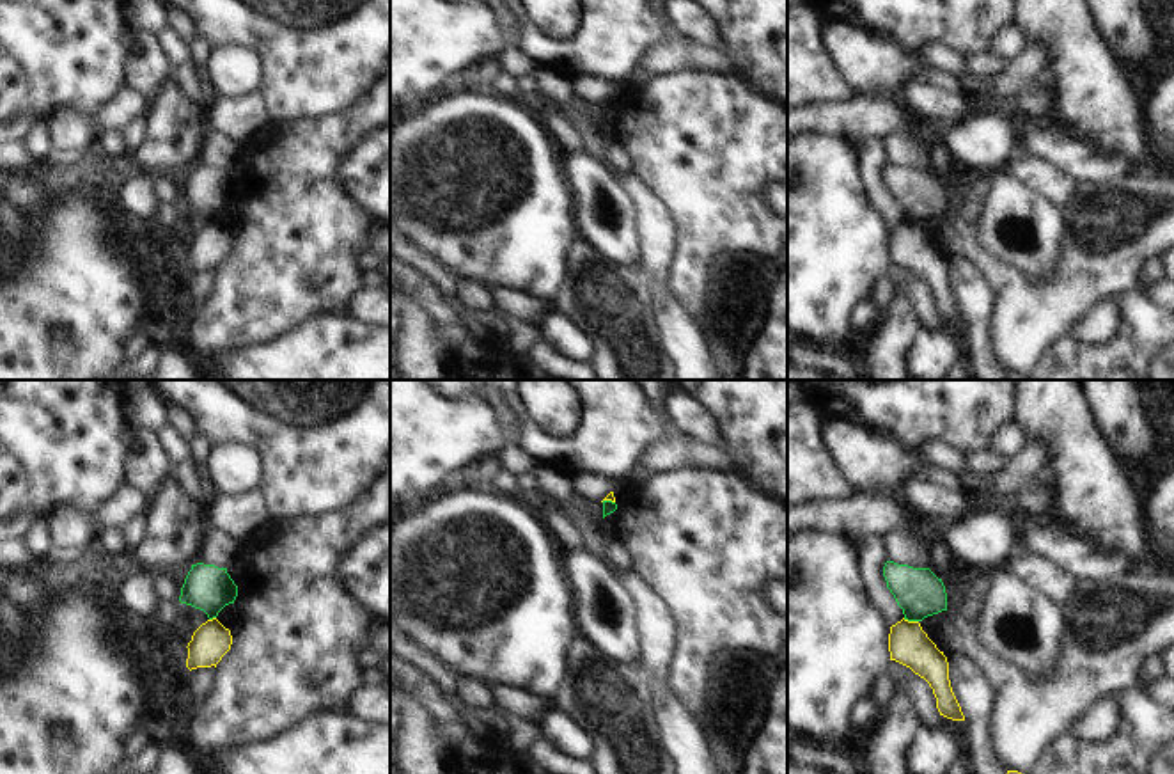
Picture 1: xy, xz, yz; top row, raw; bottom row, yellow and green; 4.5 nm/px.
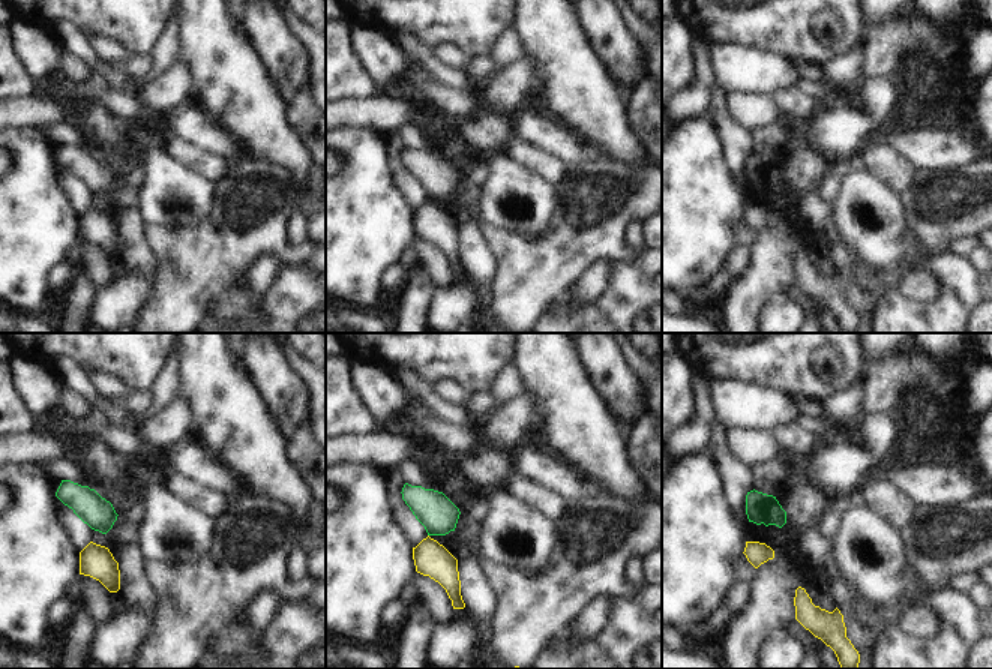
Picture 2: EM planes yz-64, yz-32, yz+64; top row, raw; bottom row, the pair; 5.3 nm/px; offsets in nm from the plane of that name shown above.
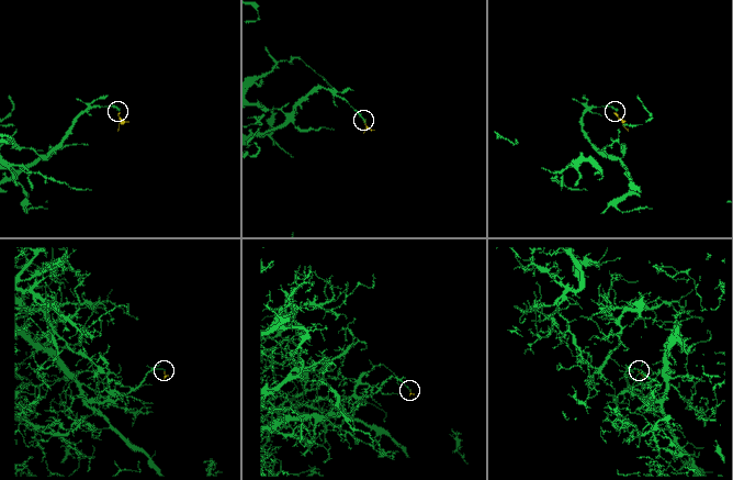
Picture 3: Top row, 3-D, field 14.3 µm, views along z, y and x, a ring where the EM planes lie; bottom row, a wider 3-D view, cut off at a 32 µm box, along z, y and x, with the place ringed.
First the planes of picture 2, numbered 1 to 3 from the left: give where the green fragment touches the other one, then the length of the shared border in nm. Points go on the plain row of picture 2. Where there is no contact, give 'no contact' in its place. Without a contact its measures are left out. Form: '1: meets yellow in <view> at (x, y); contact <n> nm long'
1: no contact
2: no contact
3: no contact

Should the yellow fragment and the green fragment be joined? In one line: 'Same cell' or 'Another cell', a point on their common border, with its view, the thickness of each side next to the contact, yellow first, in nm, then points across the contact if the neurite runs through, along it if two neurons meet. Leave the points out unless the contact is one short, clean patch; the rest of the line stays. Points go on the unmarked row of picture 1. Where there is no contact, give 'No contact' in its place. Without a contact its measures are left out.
Another cell. Touches yellow at yz (910, 224). Thickness 190 nm (yellow) against 220 nm. Boundary: yz (903, 221), (917, 224)

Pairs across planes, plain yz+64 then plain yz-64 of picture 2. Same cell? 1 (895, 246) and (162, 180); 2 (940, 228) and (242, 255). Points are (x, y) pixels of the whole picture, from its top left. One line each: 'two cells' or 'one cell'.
1: one cell
2: one cell

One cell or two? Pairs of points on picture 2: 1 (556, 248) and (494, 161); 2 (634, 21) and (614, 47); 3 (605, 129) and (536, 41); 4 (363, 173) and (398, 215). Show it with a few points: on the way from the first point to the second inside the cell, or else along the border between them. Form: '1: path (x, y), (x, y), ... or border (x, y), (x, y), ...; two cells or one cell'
1: border (557, 198), (539, 236), (508, 231); two cells
2: border (620, 15), (626, 29), (646, 53); two cells
3: path (592, 107), (578, 92), (571, 75), (559, 63); one cell
4: path (366, 183), (387, 204); one cell

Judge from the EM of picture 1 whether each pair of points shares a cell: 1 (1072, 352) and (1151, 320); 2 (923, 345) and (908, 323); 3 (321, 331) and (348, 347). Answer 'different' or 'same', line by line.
1: same
2: different
3: same

